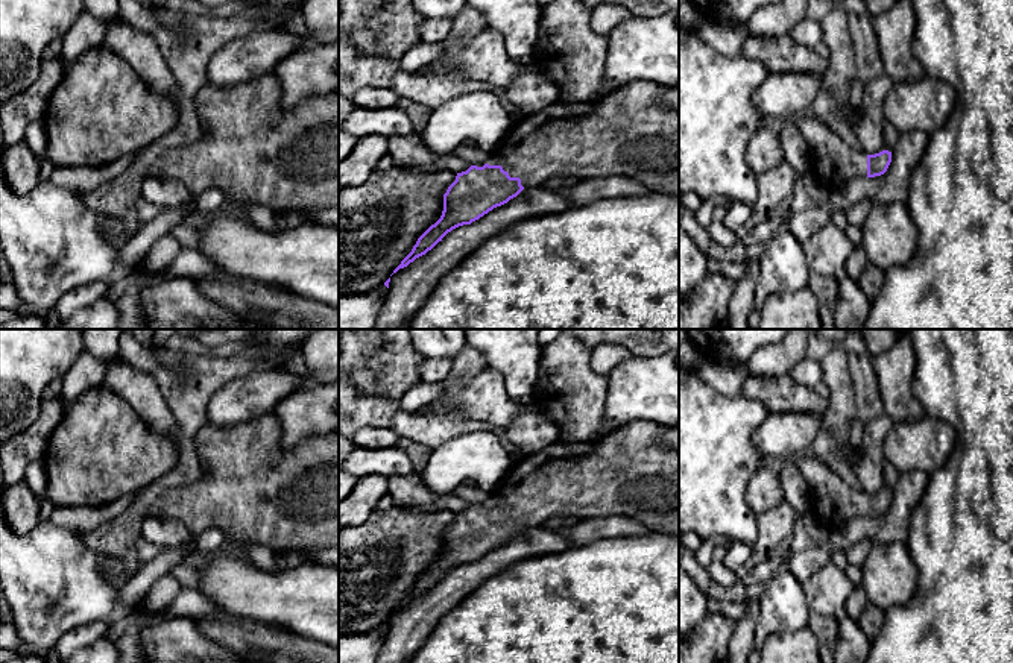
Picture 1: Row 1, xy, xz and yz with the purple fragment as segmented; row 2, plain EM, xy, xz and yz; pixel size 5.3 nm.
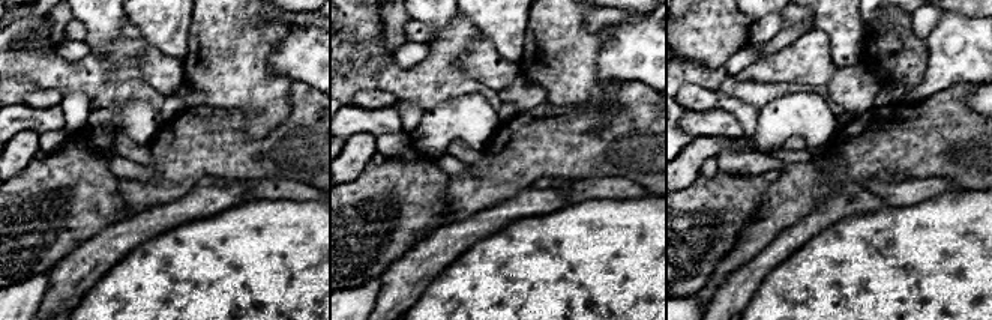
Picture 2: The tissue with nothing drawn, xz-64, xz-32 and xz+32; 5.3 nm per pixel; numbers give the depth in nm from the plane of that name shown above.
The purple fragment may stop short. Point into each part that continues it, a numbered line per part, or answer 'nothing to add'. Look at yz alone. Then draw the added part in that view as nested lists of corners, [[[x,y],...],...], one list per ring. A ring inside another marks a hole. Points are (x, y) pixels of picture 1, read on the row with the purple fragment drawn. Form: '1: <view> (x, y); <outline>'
1: yz (834, 164); [[[802,118],[797,129],[806,141],[811,173],[829,191],[867,178],[867,153],[849,147],[823,121]]]

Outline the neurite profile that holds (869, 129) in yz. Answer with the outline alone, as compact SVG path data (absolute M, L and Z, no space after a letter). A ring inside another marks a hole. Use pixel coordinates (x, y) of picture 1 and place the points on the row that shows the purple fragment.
M885 73L864 85L855 134L861 143L861 150L867 155L875 155L884 150L882 106L893 86L895 82Z

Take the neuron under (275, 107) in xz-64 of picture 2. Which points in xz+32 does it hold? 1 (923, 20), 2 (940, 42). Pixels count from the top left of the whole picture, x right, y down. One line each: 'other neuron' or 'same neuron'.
1: other neuron
2: other neuron

